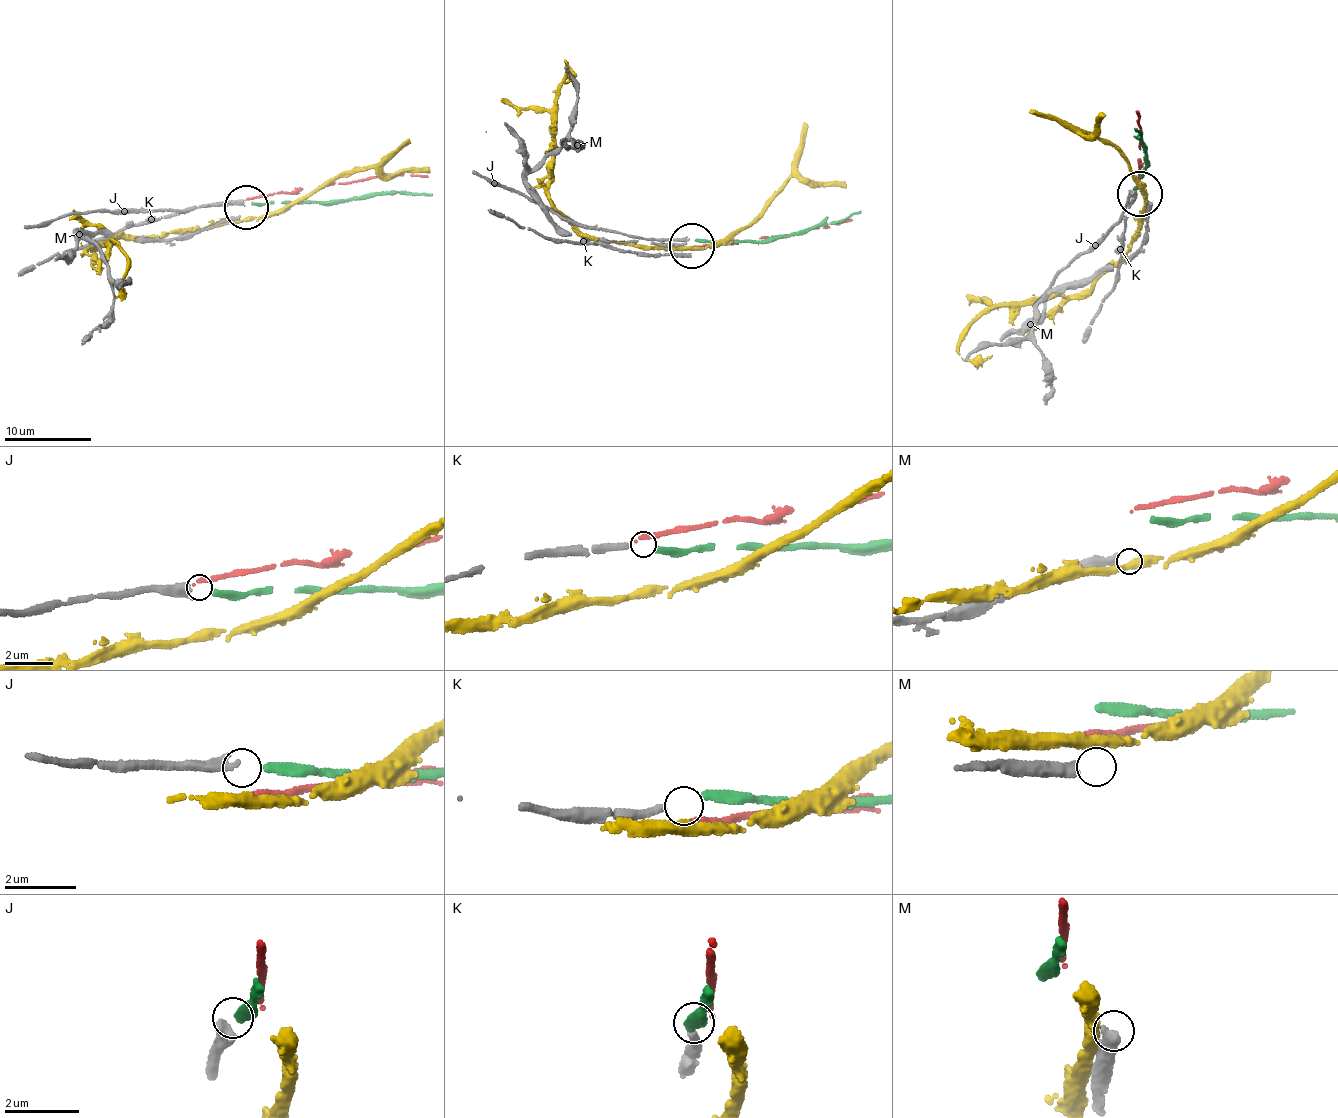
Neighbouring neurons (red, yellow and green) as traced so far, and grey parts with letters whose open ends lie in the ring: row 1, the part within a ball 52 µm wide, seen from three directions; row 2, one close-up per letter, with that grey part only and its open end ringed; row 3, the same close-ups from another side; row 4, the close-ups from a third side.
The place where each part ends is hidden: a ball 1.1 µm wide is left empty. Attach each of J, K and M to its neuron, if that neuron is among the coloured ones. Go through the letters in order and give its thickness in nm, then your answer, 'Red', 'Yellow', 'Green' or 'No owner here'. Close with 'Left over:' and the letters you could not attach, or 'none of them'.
J: Thickness 360 nm. No owner here
K: Thickness 200 nm. No owner here
M: Thickness 340 nm. No owner here
Left over: J, K, M

